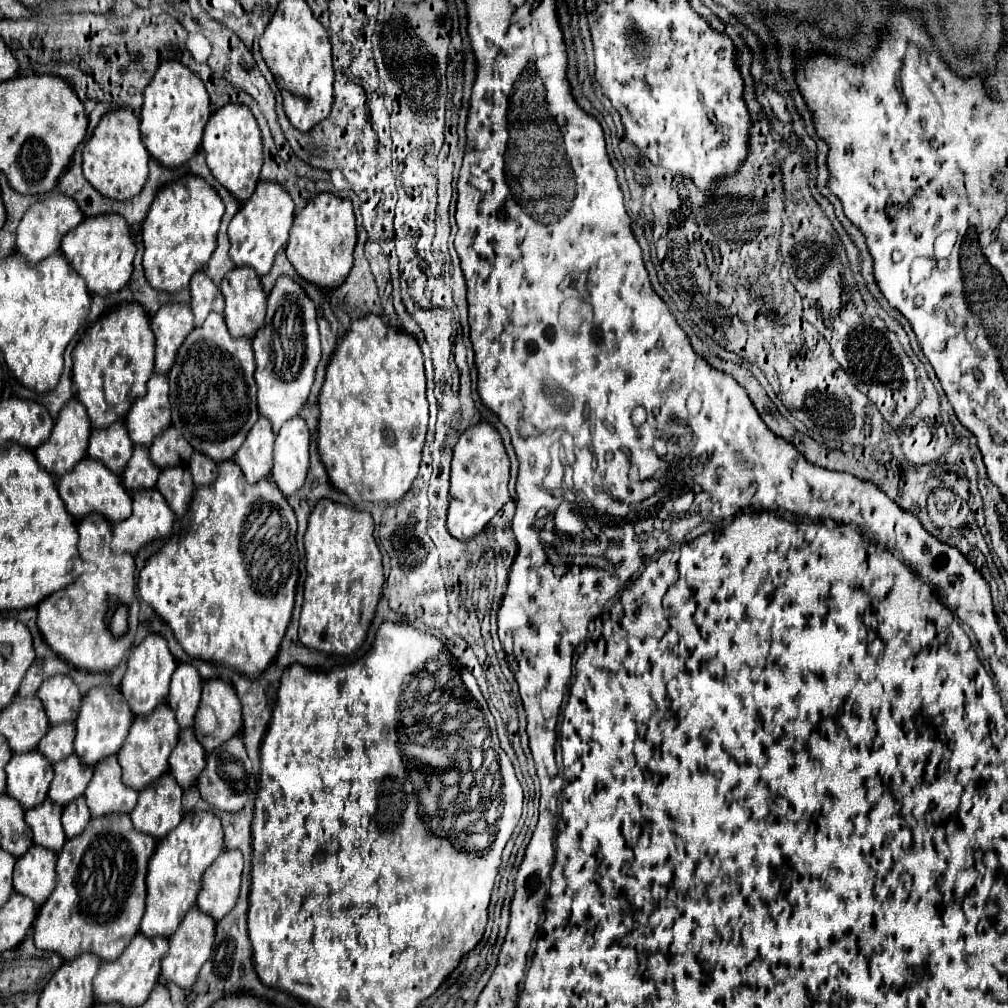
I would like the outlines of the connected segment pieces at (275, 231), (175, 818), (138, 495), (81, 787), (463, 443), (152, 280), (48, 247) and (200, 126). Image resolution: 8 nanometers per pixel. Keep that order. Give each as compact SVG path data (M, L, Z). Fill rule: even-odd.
M259 182L255 194L241 206L235 218L229 224L229 240L231 250L229 256L237 266L251 266L259 276L265 276L275 260L279 248L287 244L289 228L293 224L295 206L287 190L275 182Z
M169 772L147 786L147 790L141 790L137 808L131 812L135 830L163 840L183 818L181 796L183 790Z
M137 490L133 494L133 514L113 526L111 550L115 554L137 554L153 540L171 534L175 514L159 490Z
M71 754L63 762L55 764L55 778L51 782L49 798L59 806L67 806L75 798L83 796L91 778L93 778L93 768L81 762L77 754Z
M477 422L461 432L451 460L451 488L449 488L449 516L447 530L457 540L471 540L485 524L507 504L509 492L509 458L499 432L489 422Z
M185 176L159 190L143 222L143 268L147 282L155 290L179 292L189 286L195 272L205 270L217 248L217 230L223 212L225 206L219 194L201 176Z
M63 194L59 196L49 196L37 204L33 204L25 216L21 218L19 226L17 226L17 252L31 264L39 264L45 258L49 258L51 254L59 252L61 248L61 240L63 236L73 230L79 222L83 220L83 214L79 214L79 206L73 198L67 198Z
M165 60L149 86L141 108L141 138L149 154L165 168L183 166L197 150L211 116L209 94L203 80L177 60Z

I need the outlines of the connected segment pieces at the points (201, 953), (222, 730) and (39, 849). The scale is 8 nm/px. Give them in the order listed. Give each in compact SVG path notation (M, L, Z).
M199 908L187 912L183 922L179 924L177 932L169 938L169 954L163 958L161 976L169 982L175 982L179 988L191 988L199 976L199 970L207 962L211 954L211 946L215 940L215 920L203 914Z
M219 678L203 682L201 706L194 724L195 736L203 742L207 754L233 738L243 724L241 702L235 688Z
M31 846L31 850L27 850L27 854L23 854L15 864L15 892L41 906L55 888L55 858L55 852L43 846Z

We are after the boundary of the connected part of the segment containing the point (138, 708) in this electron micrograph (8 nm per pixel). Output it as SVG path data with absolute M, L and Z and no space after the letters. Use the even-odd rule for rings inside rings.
M149 634L139 646L131 650L129 662L127 662L127 672L121 682L121 694L125 696L127 704L131 706L135 716L145 716L151 714L159 704L167 700L167 690L169 690L169 680L171 674L177 668L177 660L167 648L167 640L159 634Z

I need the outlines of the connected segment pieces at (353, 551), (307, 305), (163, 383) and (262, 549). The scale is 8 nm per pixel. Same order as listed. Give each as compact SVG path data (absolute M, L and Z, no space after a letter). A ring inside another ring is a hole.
M333 500L317 502L309 518L305 550L307 578L299 640L317 652L353 654L365 642L383 588L383 566L373 538L371 514Z
M279 278L273 292L269 294L267 324L253 338L253 350L257 360L255 382L259 386L259 414L271 422L273 432L277 434L281 426L289 418L297 416L307 402L315 378L315 368L321 358L315 304L309 300L305 290L291 278Z
M153 374L147 382L147 394L131 406L125 426L137 446L151 446L153 438L171 426L169 382L165 374Z
M223 460L219 462L219 476L211 486L201 486L195 490L195 498L191 502L191 512L189 512L191 520L183 520L181 522L181 530L175 532L165 544L163 548L153 554L145 568L139 574L139 596L171 626L175 638L179 640L179 644L183 646L183 650L199 660L211 662L211 664L225 664L235 668L237 672L245 674L247 678L259 678L259 674L263 670L267 670L267 666L275 660L277 650L281 646L281 640L285 636L285 630L289 626L291 620L291 610L293 610L293 600L295 600L295 588L297 588L297 578L299 578L299 550L297 550L297 542L295 542L295 534L297 534L297 520L295 520L295 512L289 506L287 498L279 492L277 486L273 486L269 480L259 480L259 484L249 484L241 472L241 468L233 462L233 460Z

